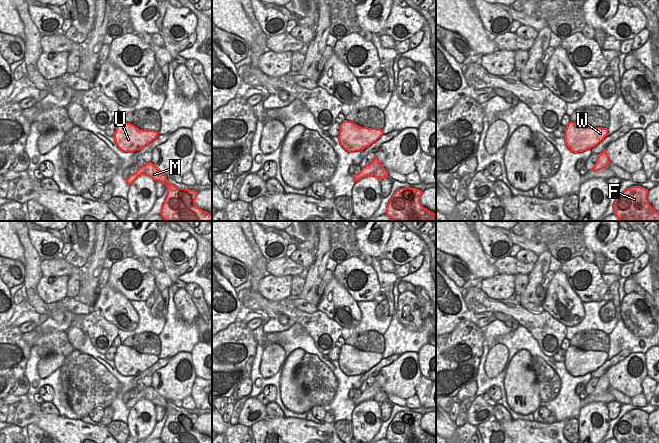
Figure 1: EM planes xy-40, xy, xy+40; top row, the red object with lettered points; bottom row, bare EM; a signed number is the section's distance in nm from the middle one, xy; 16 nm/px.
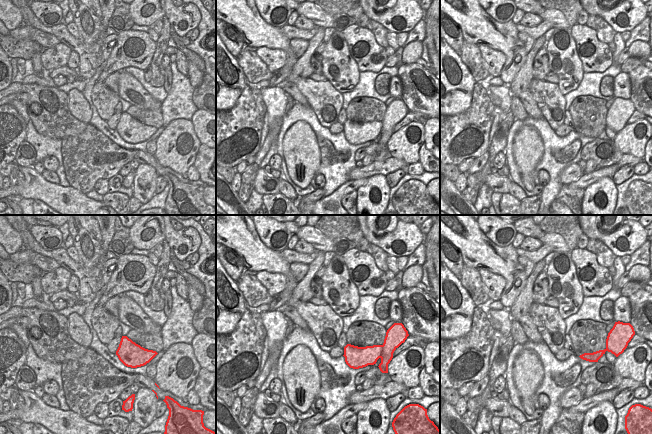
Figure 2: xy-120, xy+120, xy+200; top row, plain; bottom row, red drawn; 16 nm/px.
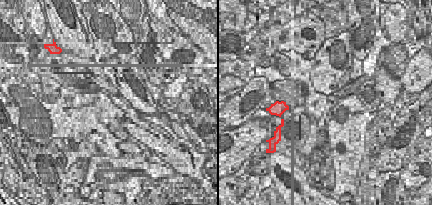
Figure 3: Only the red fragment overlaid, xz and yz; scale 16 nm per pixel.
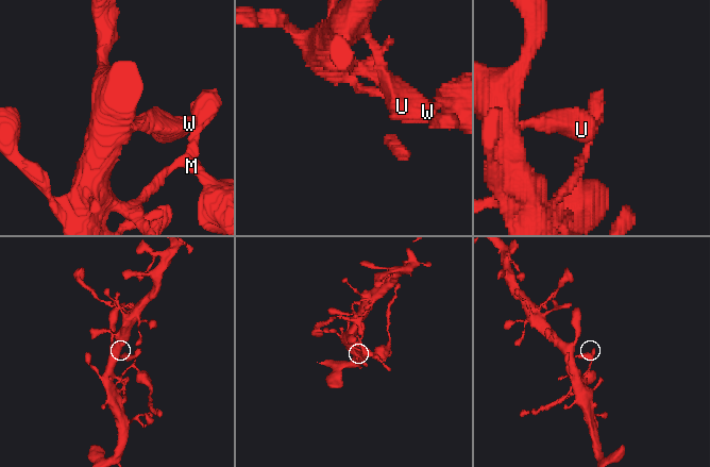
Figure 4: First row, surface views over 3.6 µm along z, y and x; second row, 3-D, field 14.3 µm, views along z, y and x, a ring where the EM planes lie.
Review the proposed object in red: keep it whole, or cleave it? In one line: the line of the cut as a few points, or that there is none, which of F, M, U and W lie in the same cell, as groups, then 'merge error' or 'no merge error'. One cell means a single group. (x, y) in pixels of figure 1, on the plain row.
cut in xy-40 along (151, 386), (146, 389), (146, 398); F M / U W; merge error

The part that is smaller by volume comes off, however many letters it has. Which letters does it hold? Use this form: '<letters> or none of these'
F, M

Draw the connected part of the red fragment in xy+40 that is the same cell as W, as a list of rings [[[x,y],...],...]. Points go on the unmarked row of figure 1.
[[[569,346],[565,353],[566,370],[574,377],[584,376],[598,369],[608,360],[608,352],[584,351]]]

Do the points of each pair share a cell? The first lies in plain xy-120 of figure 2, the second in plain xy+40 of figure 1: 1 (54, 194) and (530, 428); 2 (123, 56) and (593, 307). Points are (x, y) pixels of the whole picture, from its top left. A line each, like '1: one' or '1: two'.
1: one
2: two

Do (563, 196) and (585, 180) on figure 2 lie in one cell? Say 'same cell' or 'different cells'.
different cells

